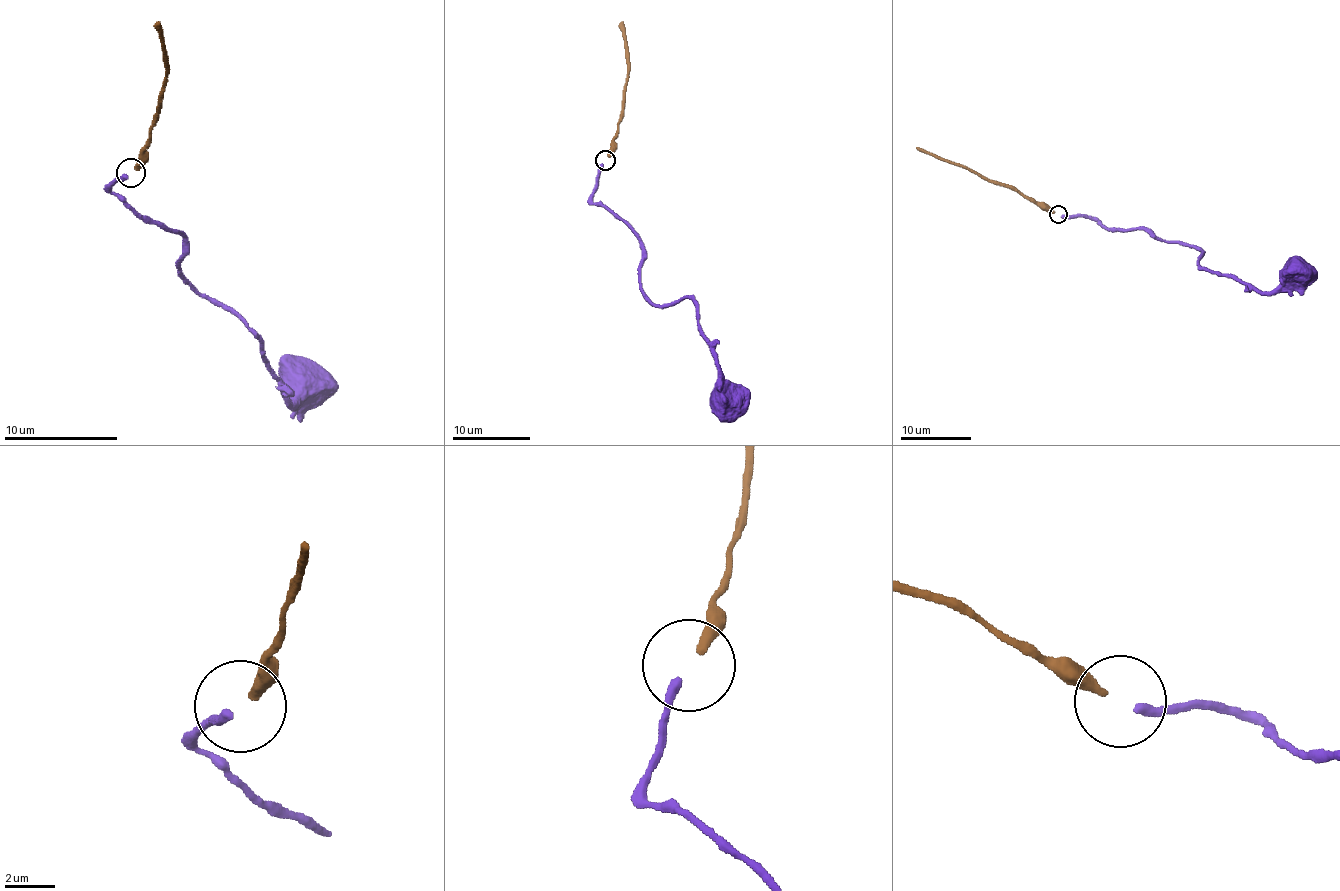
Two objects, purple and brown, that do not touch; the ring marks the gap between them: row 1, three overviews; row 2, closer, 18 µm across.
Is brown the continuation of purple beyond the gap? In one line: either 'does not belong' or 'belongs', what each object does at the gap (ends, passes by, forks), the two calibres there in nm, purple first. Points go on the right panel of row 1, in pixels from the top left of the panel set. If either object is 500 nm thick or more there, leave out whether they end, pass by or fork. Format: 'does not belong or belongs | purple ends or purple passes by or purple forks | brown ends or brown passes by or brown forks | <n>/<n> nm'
does not belong | purple ends | brown ends | 360/360 nm

